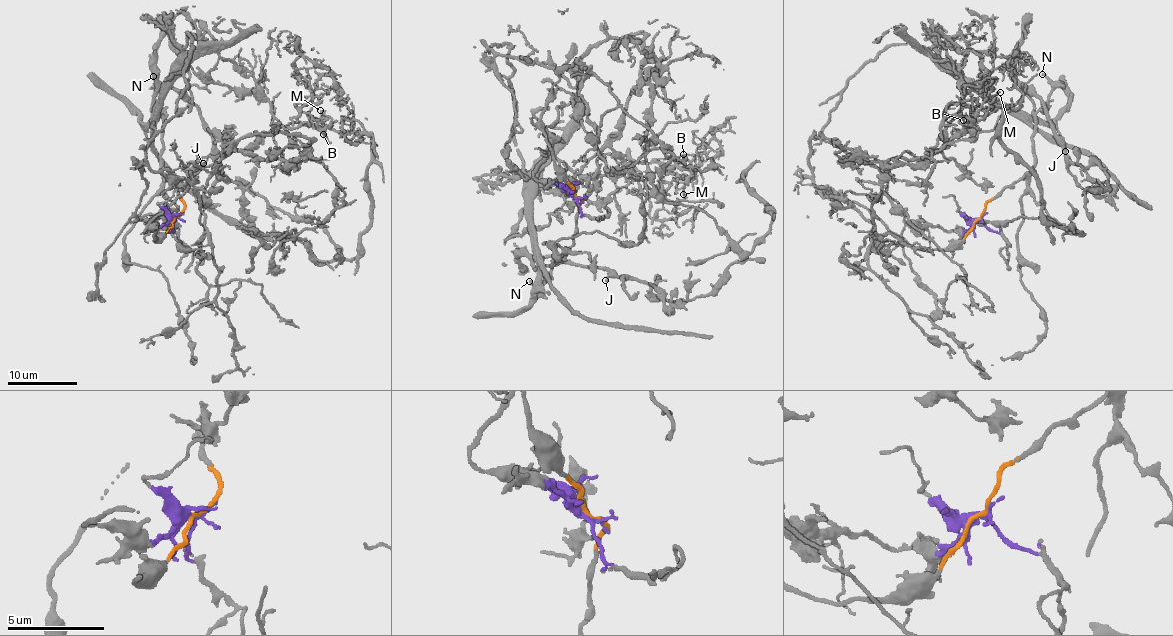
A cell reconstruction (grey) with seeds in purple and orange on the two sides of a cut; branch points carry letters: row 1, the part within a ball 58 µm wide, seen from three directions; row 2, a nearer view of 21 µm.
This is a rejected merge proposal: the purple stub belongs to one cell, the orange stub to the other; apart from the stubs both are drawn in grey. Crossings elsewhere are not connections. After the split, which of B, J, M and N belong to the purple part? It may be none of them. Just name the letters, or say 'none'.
B, M

